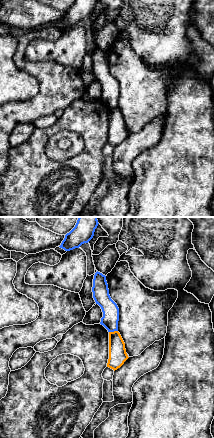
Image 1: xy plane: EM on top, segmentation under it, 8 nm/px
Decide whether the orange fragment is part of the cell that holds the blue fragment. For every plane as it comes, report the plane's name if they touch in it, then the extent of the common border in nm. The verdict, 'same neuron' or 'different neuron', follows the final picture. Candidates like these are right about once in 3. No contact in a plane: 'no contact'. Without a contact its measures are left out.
contact in xy; length 70 nm

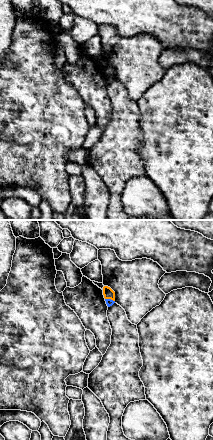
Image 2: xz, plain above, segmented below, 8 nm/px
contact in xz; length 80 nm

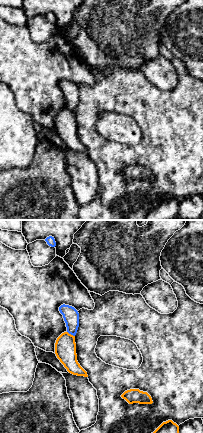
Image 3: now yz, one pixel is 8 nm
contact in yz; length 80 nm

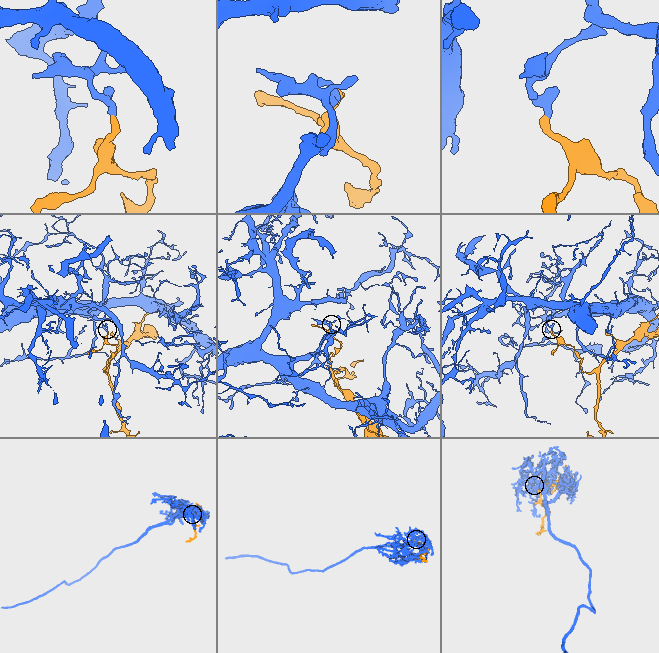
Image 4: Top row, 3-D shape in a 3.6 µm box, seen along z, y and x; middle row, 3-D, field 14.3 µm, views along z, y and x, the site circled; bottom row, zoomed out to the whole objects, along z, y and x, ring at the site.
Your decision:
different neuron

